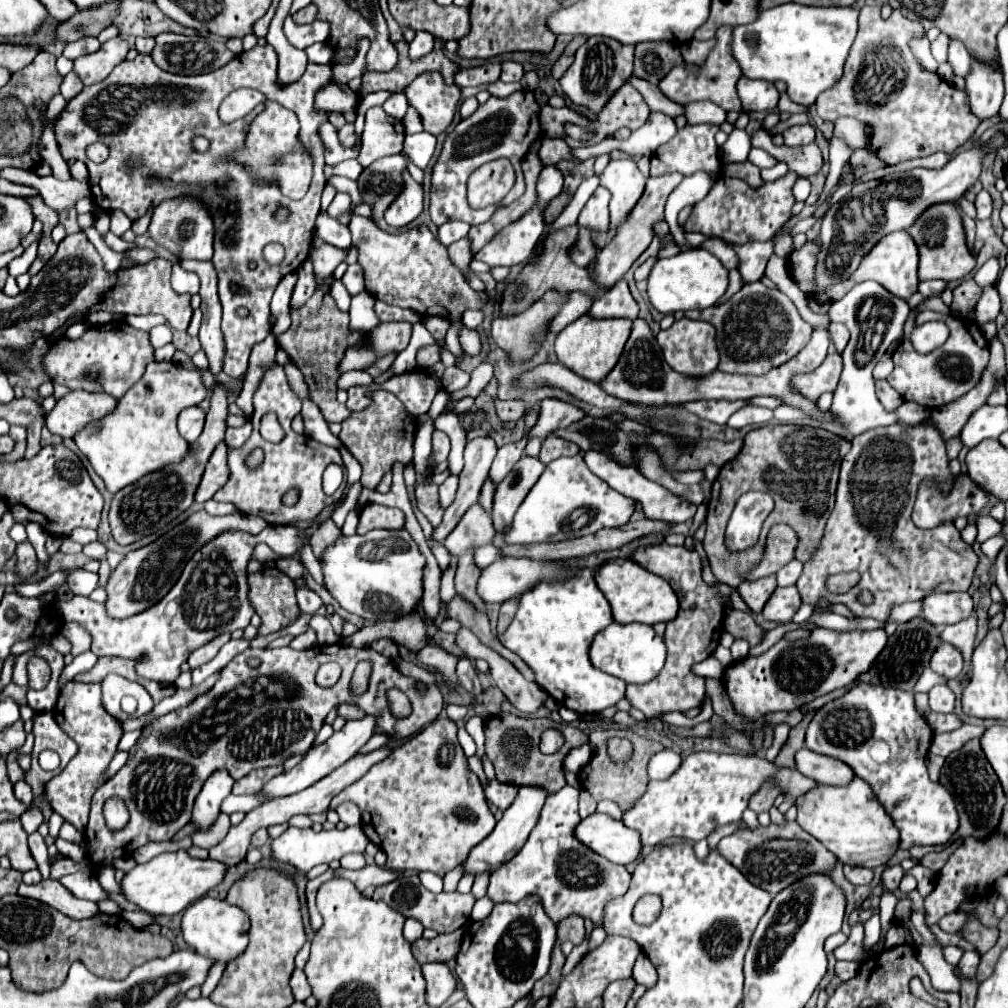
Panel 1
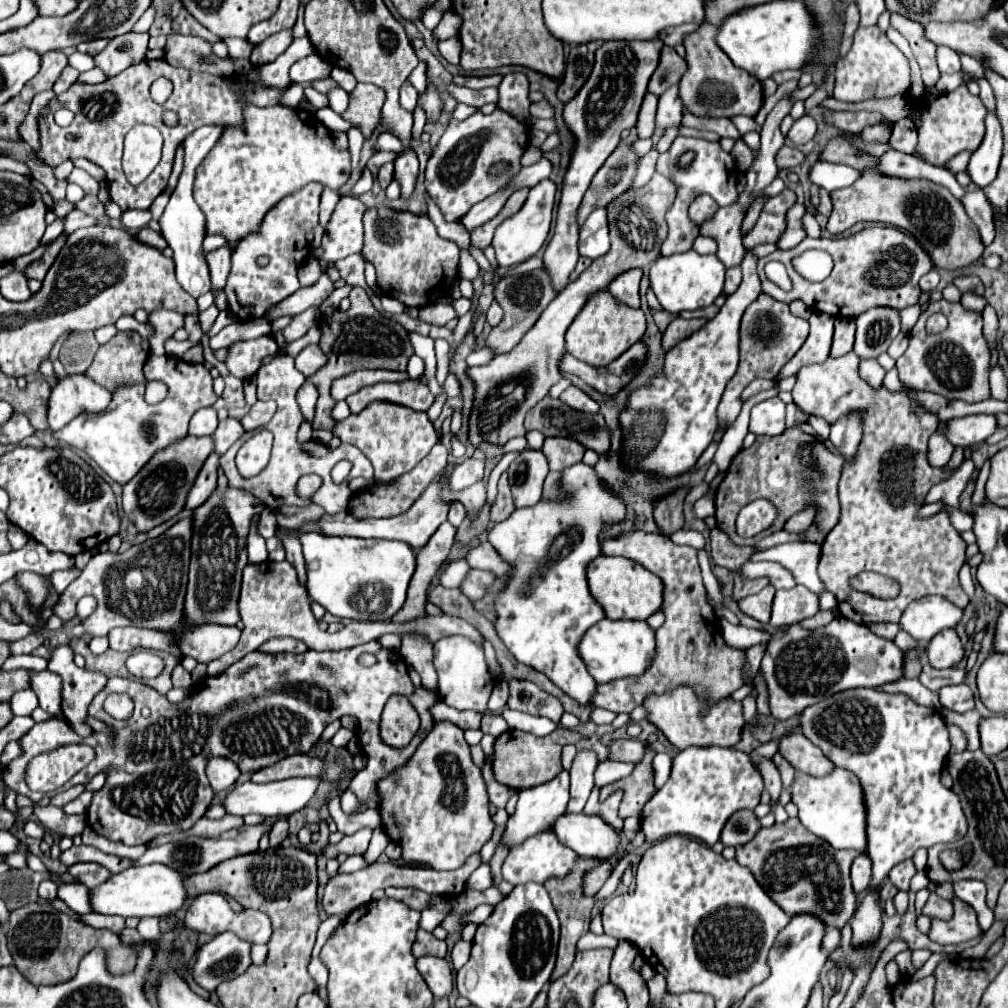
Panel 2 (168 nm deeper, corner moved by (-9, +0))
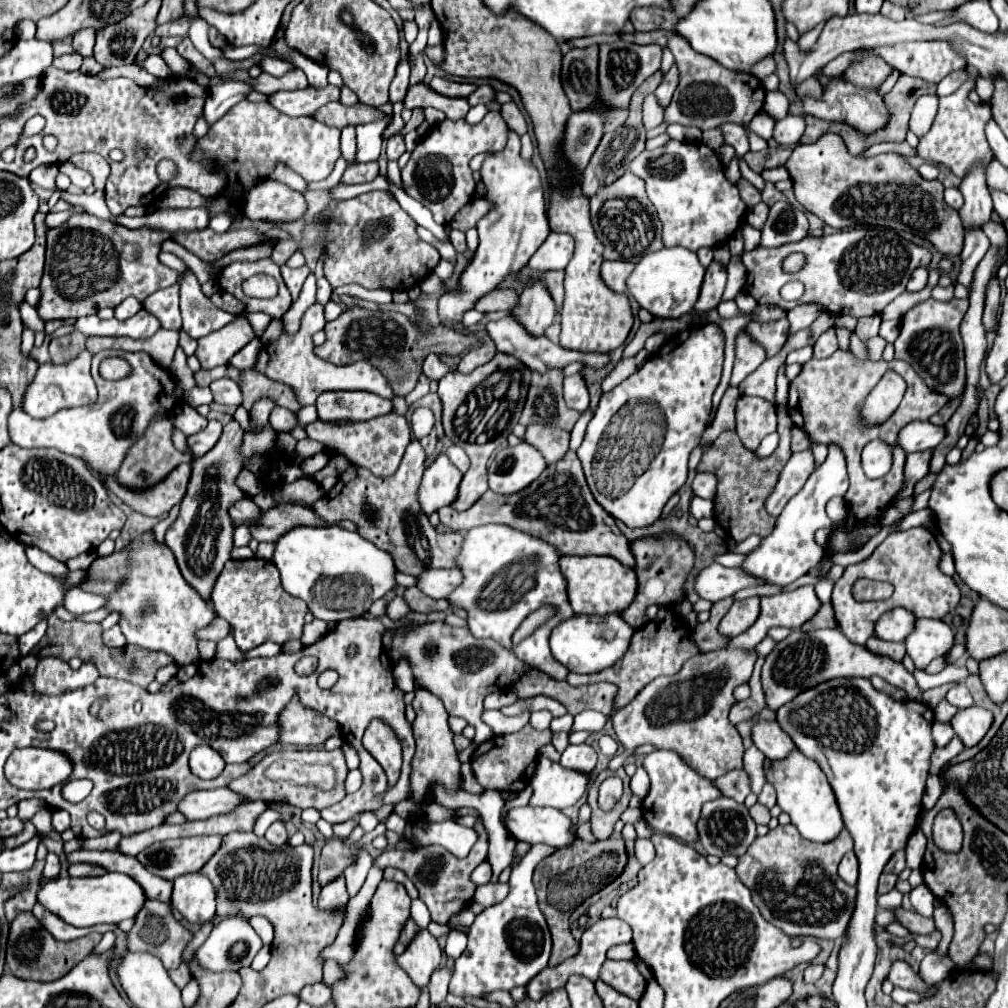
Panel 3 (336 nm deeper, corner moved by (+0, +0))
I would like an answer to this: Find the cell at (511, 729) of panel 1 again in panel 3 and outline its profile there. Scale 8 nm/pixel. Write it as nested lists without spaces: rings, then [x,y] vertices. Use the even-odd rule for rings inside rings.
[[[525,725],[517,733],[491,737],[489,741],[481,743],[475,749],[475,755],[473,755],[473,761],[471,761],[471,767],[473,767],[473,773],[475,773],[477,781],[483,785],[483,789],[511,791],[511,793],[523,791],[531,783],[531,777],[535,773],[539,749],[543,745],[551,743],[551,737],[553,737],[553,733],[549,729],[535,731],[531,725]]]

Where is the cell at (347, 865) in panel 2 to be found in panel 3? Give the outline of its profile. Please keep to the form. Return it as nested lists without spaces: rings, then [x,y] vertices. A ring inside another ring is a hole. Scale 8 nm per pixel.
[[[339,875],[337,879],[329,881],[327,885],[321,887],[321,895],[319,895],[319,909],[325,911],[339,911],[347,905],[349,901],[349,893],[345,887],[345,877]]]

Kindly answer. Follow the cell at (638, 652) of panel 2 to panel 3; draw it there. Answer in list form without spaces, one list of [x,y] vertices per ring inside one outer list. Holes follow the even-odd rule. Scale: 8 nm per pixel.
[[[575,615],[573,619],[567,619],[559,627],[553,629],[551,633],[551,653],[553,657],[563,663],[569,671],[573,673],[597,673],[603,669],[613,667],[619,659],[629,649],[629,641],[633,637],[635,629],[621,619],[621,615],[607,615],[607,617],[597,617],[597,615]]]

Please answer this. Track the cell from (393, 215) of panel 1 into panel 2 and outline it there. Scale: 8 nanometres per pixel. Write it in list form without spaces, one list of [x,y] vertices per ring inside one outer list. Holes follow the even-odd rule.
[[[412,149],[404,151],[394,161],[394,167],[396,167],[396,179],[400,181],[400,187],[402,187],[402,197],[408,199],[410,193],[414,191],[414,183],[416,183],[416,175],[418,175],[418,159],[416,159],[416,153]]]

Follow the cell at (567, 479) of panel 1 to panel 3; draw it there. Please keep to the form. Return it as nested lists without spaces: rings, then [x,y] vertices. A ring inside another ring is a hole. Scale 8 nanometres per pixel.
[[[491,523],[491,525],[473,527],[465,533],[463,551],[457,563],[465,579],[461,587],[457,587],[453,595],[449,595],[449,601],[467,611],[469,629],[477,639],[493,639],[505,649],[509,649],[511,653],[515,653],[515,657],[527,667],[543,671],[557,681],[565,681],[569,675],[569,669],[563,667],[551,655],[551,649],[549,649],[551,631],[559,623],[575,617],[567,597],[567,579],[561,573],[559,559],[561,559],[561,553],[553,543],[541,537],[529,535],[525,531],[513,529],[509,525]],[[547,603],[557,607],[557,615],[549,619],[545,625],[541,625],[531,637],[523,639],[519,645],[513,645],[511,637],[515,629],[521,625],[521,621],[529,613],[533,613],[535,609]]]

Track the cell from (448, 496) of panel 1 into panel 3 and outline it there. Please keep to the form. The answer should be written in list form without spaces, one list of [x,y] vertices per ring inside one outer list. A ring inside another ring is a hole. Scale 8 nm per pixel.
[[[451,445],[451,447],[445,451],[445,455],[451,459],[451,463],[453,463],[453,465],[457,465],[457,467],[459,467],[459,471],[461,471],[461,473],[465,473],[465,471],[469,469],[469,457],[465,455],[465,451],[463,451],[461,447]]]

